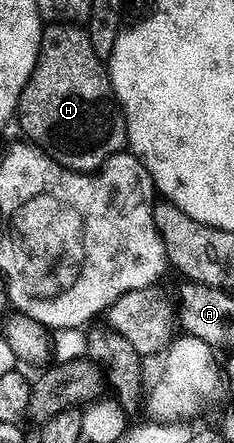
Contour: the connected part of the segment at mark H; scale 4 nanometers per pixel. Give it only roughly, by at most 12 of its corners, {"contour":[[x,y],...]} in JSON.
{"contour":[[53,22],[17,103],[28,139],[73,172],[126,147],[106,61]]}

